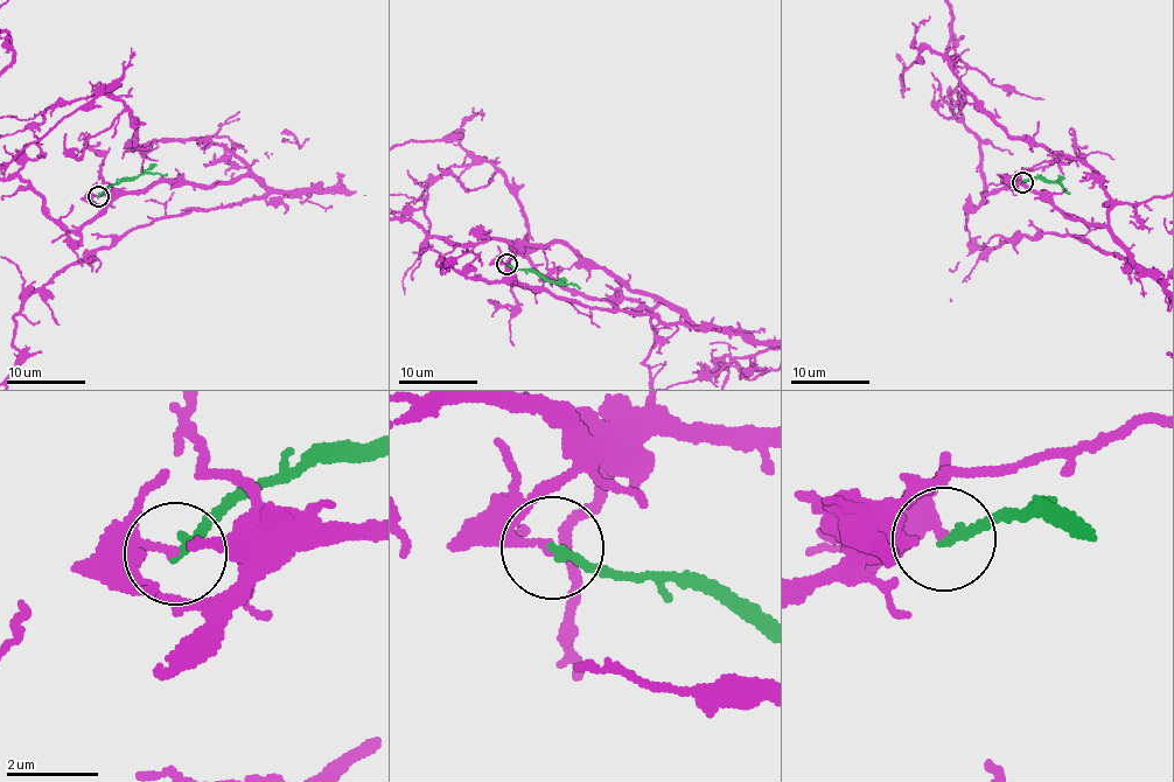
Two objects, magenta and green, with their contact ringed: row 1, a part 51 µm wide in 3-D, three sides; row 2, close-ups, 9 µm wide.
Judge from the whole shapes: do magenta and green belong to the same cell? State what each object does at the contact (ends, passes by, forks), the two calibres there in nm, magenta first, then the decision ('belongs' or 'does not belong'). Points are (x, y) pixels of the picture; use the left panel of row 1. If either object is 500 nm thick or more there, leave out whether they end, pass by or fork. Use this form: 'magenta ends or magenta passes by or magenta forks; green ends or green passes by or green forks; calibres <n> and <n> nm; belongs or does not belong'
magenta ends; green ends; calibres 180 and 200 nm; does not belong

